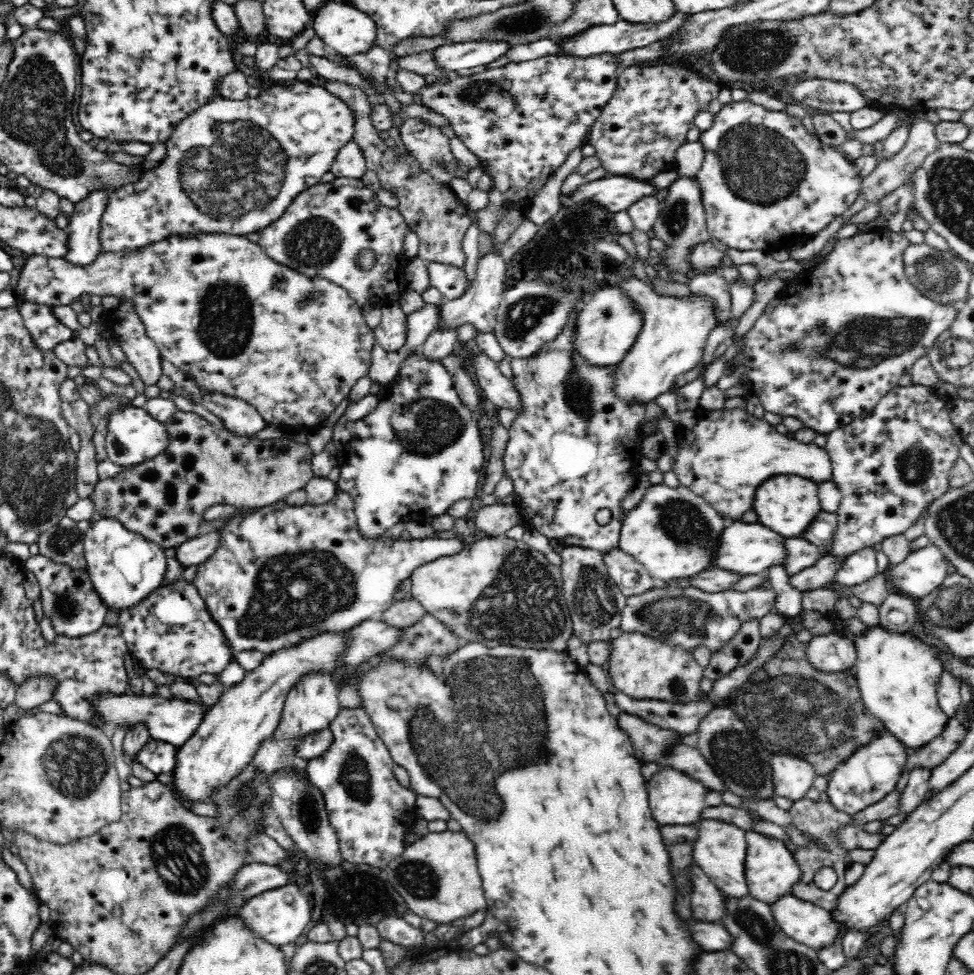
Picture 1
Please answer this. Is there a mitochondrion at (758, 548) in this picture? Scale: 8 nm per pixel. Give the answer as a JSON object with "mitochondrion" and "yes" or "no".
{"mitochondrion":"no"}

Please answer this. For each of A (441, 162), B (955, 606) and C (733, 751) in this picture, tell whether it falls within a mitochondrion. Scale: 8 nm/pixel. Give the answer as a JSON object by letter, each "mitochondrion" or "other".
{"A":"mitochondrion","B":"mitochondrion","C":"mitochondrion"}

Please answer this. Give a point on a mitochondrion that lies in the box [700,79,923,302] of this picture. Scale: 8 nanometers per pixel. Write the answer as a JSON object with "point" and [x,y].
{"point":[757,162]}

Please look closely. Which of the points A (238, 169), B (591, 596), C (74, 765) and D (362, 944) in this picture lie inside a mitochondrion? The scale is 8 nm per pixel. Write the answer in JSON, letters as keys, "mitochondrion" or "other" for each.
{"A":"mitochondrion","B":"mitochondrion","C":"mitochondrion","D":"other"}

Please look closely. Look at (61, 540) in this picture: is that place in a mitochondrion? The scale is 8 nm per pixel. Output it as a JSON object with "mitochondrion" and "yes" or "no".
{"mitochondrion":"yes"}

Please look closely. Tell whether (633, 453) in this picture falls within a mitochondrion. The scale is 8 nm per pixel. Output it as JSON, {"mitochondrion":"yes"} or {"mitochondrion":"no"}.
{"mitochondrion":"no"}

